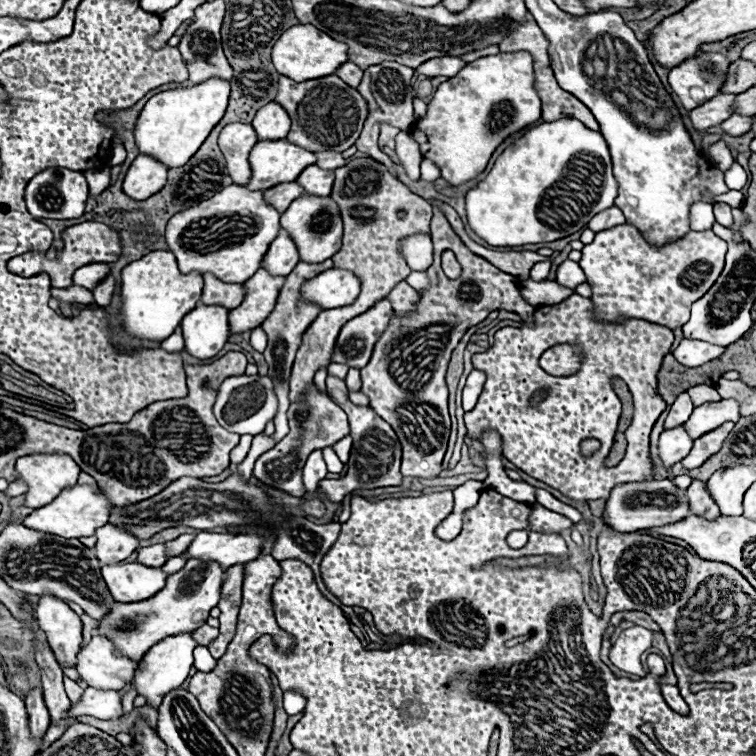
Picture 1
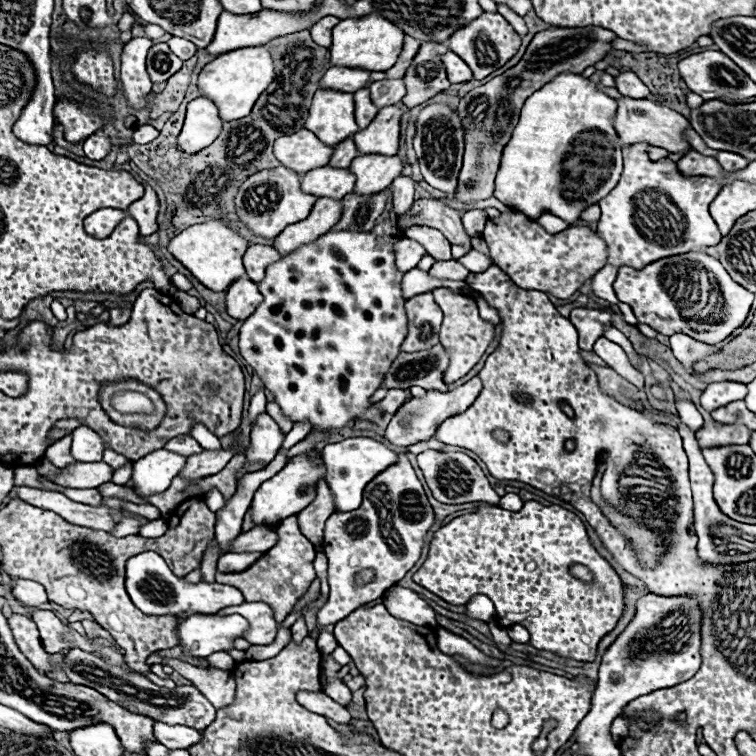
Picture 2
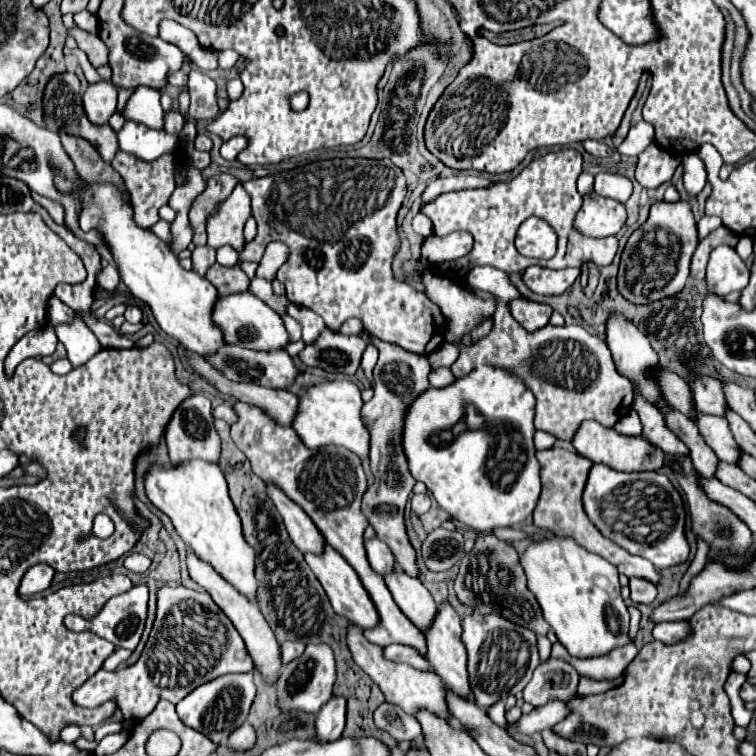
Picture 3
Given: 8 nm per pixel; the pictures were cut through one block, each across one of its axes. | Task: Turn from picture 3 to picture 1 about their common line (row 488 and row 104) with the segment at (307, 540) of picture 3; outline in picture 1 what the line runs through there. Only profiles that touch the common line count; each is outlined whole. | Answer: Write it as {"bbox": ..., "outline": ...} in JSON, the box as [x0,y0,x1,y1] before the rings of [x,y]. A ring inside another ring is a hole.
{"bbox":[252,102,290,140],"outline":[[[270,102],[256,112],[252,126],[258,134],[258,140],[282,140],[290,132],[290,116],[282,106]]]}

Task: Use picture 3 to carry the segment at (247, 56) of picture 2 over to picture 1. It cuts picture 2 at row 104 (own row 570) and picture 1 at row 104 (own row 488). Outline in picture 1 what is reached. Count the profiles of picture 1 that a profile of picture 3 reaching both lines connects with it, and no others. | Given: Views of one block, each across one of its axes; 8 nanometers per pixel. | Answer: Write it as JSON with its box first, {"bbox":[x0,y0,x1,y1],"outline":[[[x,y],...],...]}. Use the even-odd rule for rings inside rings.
{"bbox":[134,78,230,168],"outline":[[[208,78],[198,86],[166,90],[152,96],[140,112],[134,130],[140,152],[158,158],[168,168],[184,166],[194,156],[194,152],[198,152],[210,130],[222,120],[222,114],[228,106],[228,96],[230,82],[222,78]]]}

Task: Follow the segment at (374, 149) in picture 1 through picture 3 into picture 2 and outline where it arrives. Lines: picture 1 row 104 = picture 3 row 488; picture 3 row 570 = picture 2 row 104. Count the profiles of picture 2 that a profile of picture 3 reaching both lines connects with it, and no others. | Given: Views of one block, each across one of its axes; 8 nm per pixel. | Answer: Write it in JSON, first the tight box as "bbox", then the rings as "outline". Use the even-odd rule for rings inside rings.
{"bbox":[402,42,450,108],"outline":[[[422,42],[422,48],[418,50],[420,54],[416,54],[412,66],[406,70],[404,76],[408,90],[408,94],[402,98],[404,106],[414,108],[450,88],[450,82],[446,78],[446,68],[440,56],[446,54],[446,50],[448,50],[446,44]]]}

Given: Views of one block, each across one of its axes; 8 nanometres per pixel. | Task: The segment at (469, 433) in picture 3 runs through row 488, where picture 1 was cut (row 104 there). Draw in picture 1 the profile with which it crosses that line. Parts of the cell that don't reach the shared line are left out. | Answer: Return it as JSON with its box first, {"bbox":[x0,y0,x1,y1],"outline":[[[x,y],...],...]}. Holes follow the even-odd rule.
{"bbox":[410,52,540,186],"outline":[[[500,52],[466,64],[456,76],[438,86],[428,104],[428,114],[418,120],[410,130],[410,134],[420,144],[422,156],[430,158],[440,168],[442,178],[446,178],[454,186],[476,178],[488,166],[492,152],[500,146],[504,138],[540,118],[540,96],[534,88],[534,78],[534,60],[528,52]]]}

